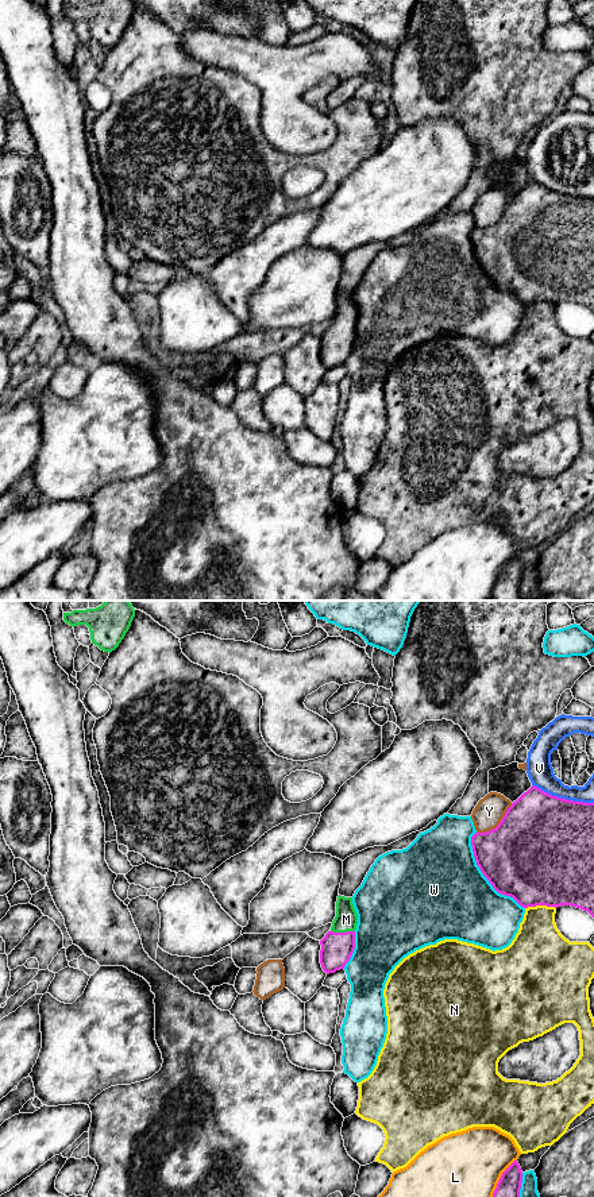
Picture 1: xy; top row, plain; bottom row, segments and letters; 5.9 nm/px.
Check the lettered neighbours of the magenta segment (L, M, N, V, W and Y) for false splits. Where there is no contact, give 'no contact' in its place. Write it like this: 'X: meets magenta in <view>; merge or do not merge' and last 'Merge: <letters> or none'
L: meets magenta in xy; do not merge
M: meets magenta in xy; merge
N: meets magenta in xy; do not merge
V: meets magenta in xy; do not merge
W: meets magenta in xy; do not merge
Y: meets magenta in xy; do not merge
Merge: M

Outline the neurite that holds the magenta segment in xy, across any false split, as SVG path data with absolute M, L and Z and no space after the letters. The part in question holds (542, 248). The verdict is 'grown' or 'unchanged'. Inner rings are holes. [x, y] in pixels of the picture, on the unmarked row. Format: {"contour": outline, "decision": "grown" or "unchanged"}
{"contour": "M532 181L512 198L495 224L477 227L471 242L477 260L493 283L513 293L521 302L571 301L594 313L594 198L562 194Z", "decision": "unchanged"}

